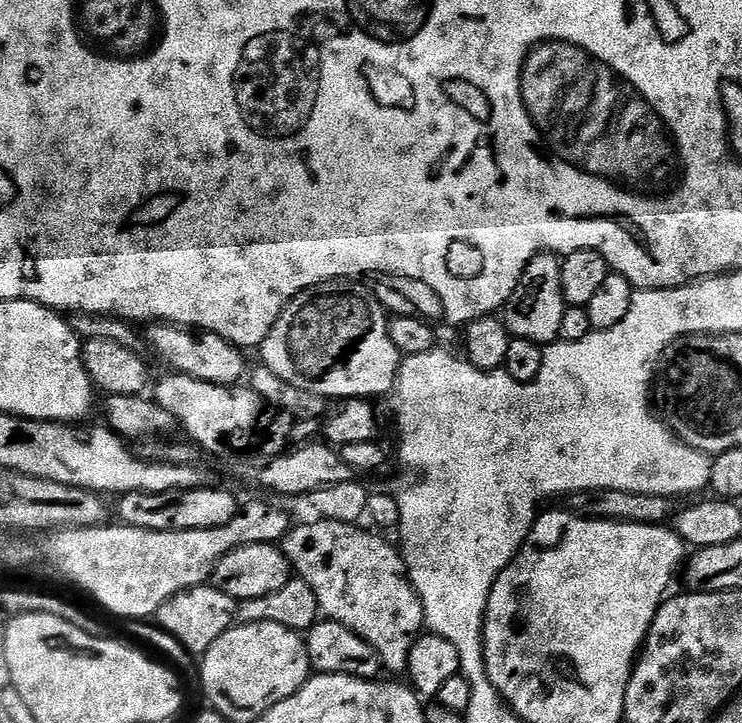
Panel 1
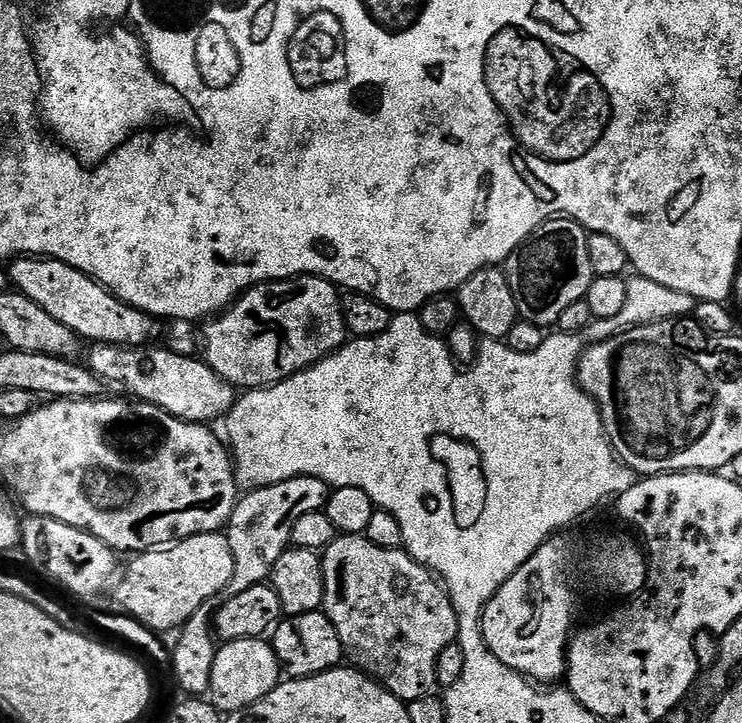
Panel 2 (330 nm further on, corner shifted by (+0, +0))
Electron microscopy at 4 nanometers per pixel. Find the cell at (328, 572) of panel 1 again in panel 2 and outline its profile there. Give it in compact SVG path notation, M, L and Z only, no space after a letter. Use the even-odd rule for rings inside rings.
M337 535L335 542L323 549L324 607L334 622L347 659L365 676L372 677L400 700L417 700L433 695L437 687L438 656L446 646L457 643L460 635L458 614L448 590L420 561L399 548L383 548L368 540L367 535Z

